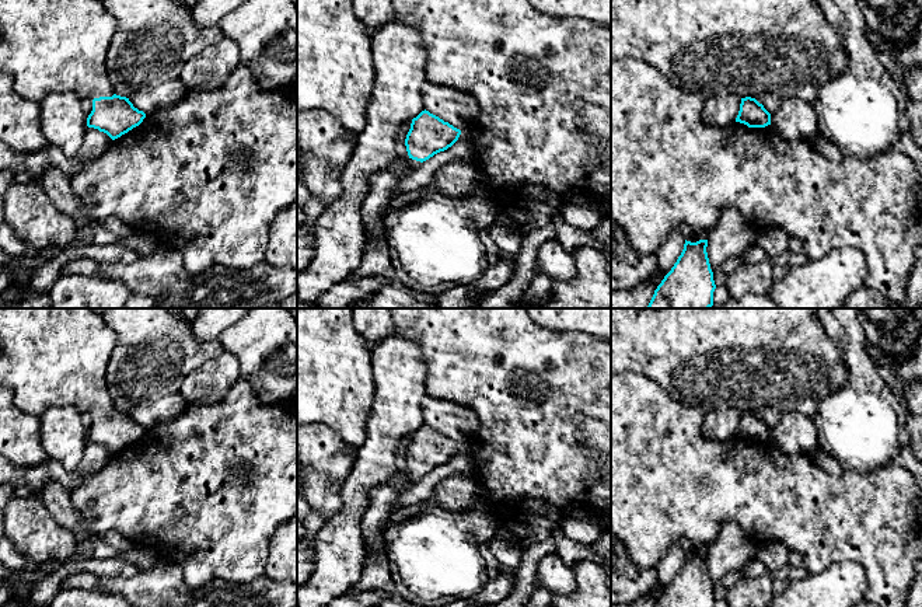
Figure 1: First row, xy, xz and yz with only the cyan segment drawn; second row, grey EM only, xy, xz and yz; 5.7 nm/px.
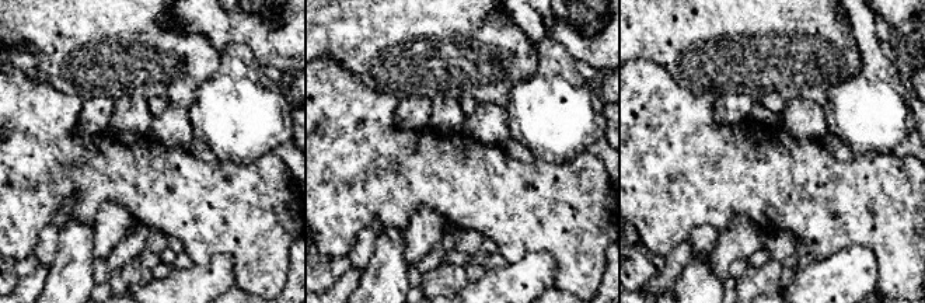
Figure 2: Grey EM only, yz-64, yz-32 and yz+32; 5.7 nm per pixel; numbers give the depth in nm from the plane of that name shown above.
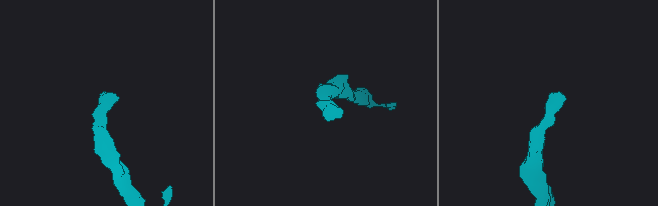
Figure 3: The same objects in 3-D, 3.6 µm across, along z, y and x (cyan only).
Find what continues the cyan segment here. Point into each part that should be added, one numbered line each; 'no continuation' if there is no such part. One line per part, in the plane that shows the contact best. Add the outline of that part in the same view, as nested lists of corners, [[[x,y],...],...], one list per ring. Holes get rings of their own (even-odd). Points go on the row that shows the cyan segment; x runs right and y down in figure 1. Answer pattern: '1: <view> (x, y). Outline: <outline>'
1: xy (48, 46). Outline: [[[0,0],[0,73],[11,74],[15,93],[36,104],[49,94],[66,91],[74,93],[81,100],[112,97],[115,93],[106,74],[106,52],[116,28],[118,20],[104,7],[102,0]]]

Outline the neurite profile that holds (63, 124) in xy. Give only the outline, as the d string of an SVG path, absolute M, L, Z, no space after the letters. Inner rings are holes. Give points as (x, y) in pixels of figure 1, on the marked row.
M71 91L53 93L41 102L41 130L49 146L73 158L84 142L87 118L81 98Z

